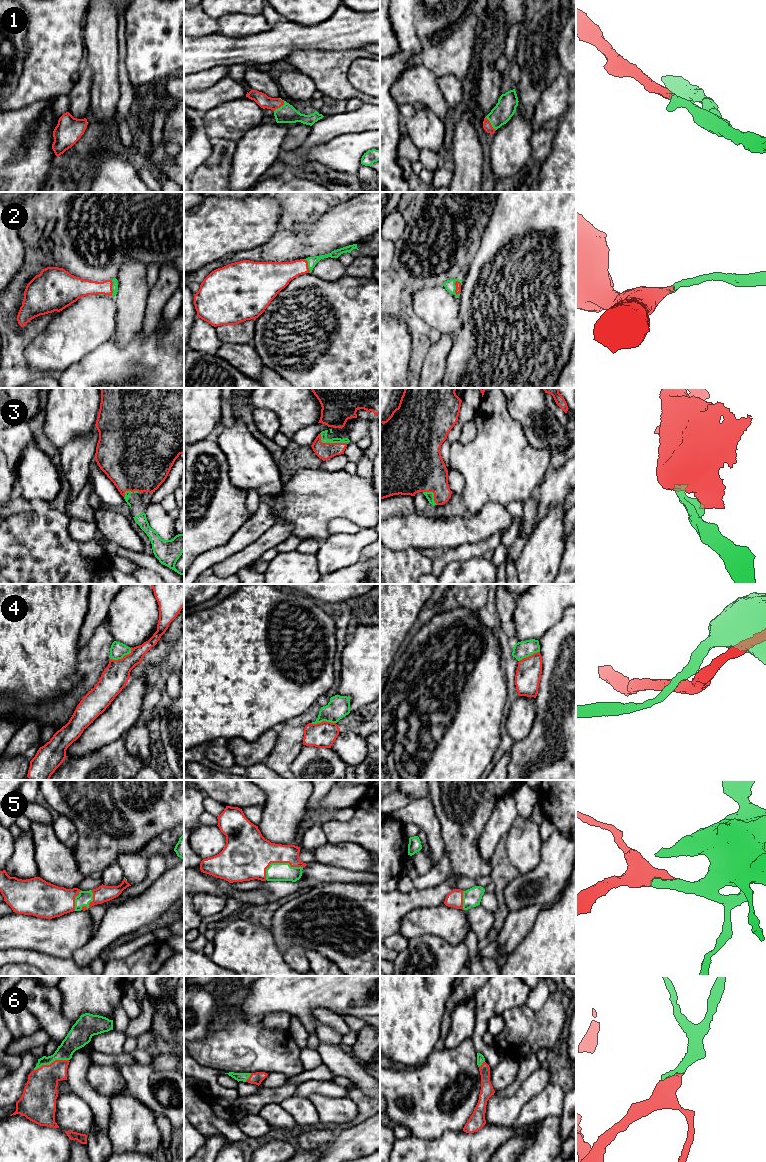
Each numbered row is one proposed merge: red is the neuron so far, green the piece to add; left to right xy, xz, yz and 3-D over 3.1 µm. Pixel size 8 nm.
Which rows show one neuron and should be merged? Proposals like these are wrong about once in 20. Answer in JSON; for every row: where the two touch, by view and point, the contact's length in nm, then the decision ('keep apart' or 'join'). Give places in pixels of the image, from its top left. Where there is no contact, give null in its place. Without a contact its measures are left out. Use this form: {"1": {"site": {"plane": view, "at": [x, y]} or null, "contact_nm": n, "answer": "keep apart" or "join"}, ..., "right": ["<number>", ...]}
{"1": {"site": {"plane": "xz", "at": [281, 105]}, "contact_nm": 120, "answer": "join"}, "2": {"site": {"plane": "yz", "at": [456, 288]}, "contact_nm": 130, "answer": "join"}, "3": {"site": {"plane": "xz", "at": [330, 443]}, "contact_nm": 240, "answer": "join"}, "4": {"site": {"plane": "xy", "at": [123, 657]}, "contact_nm": 200, "answer": "keep apart"}, "5": {"site": {"plane": "xz", "at": [278, 862]}, "contact_nm": 320, "answer": "join"}, "6": {"site": {"plane": "xy", "at": [52, 1062]}, "contact_nm": 300, "answer": "join"}, "right": ["1", "2", "3", "5", "6"]}

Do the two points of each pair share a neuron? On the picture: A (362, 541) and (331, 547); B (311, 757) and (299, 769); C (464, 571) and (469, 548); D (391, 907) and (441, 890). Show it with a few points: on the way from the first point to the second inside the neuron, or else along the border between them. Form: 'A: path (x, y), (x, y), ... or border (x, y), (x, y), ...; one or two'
A: path (354, 543), (348, 547), (339, 547); one
B: path (308, 760), (302, 766); one
C: border (490, 559), (475, 557), (452, 560), (444, 566); two
D: path (403, 903), (416, 898), (429, 897); one

